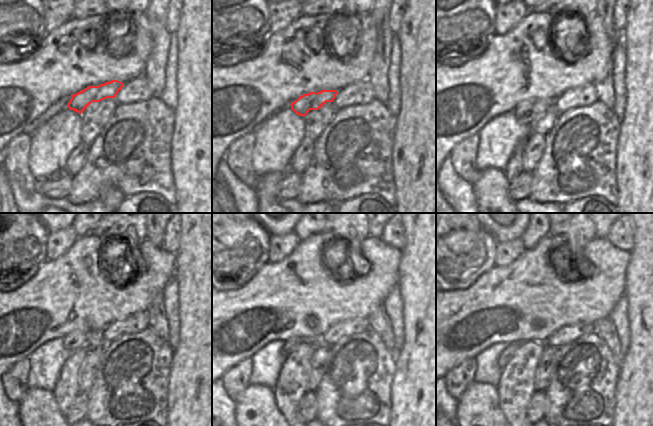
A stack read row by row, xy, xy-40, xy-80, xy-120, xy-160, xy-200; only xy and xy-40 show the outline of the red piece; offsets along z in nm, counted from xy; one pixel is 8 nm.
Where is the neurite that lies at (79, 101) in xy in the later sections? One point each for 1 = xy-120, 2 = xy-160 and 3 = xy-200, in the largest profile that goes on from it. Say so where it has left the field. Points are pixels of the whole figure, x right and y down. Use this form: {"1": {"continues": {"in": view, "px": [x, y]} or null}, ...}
{"1": {"continues": {"in": "xy-120", "px": [76, 339]}}, "2": {"continues": {"in": "xy-160", "px": [290, 345]}}, "3": {"continues": {"in": "xy-200", "px": [506, 355]}}}

